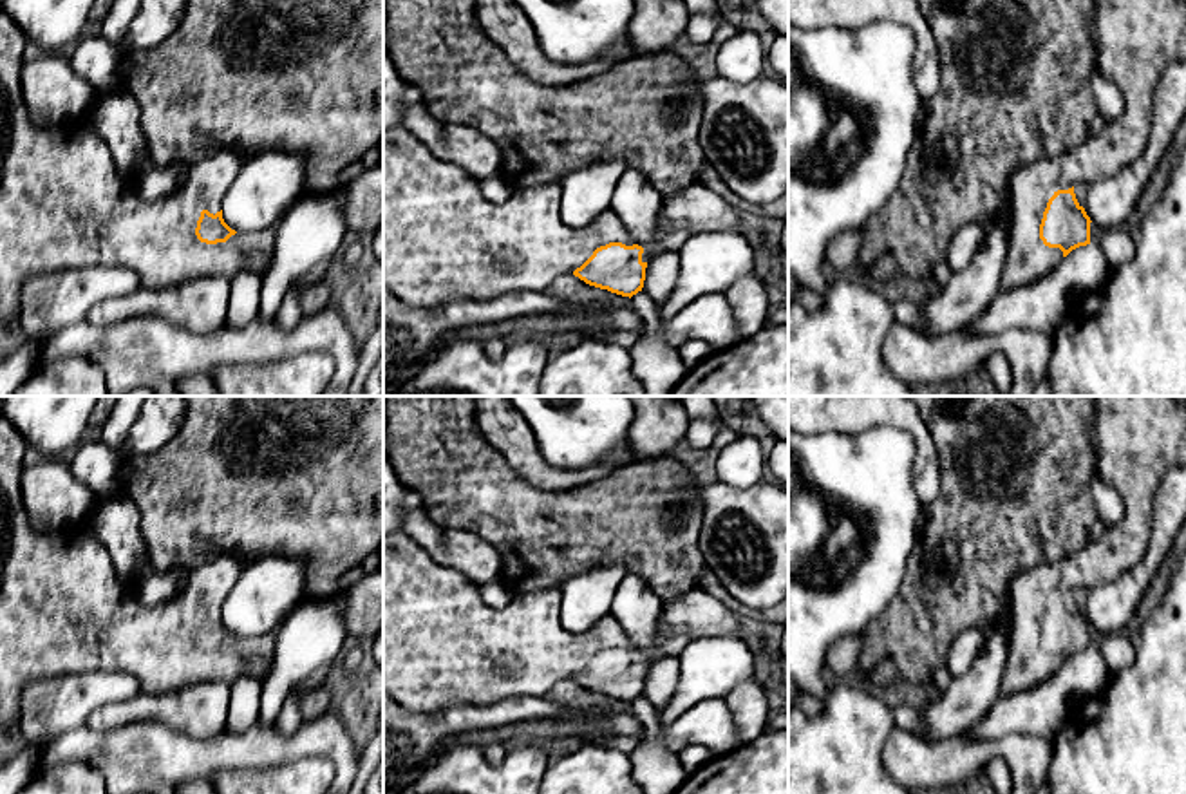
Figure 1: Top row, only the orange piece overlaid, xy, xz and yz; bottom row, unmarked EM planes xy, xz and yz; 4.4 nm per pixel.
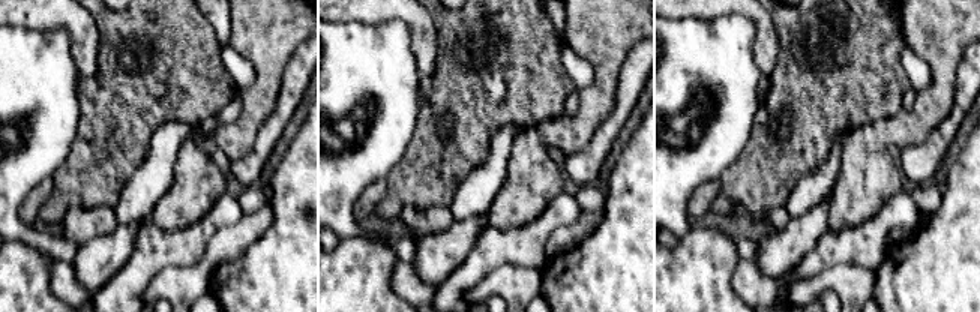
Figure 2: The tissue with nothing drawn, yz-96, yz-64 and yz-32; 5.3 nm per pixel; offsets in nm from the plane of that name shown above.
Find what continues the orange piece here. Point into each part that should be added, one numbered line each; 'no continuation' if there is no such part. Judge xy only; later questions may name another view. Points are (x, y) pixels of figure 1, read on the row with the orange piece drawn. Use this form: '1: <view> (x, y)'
1: xy (64, 205)

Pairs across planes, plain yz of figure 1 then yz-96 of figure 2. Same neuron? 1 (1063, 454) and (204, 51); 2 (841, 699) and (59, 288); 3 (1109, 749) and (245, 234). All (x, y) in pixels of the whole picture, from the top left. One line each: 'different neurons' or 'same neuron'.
1: same neuron
2: different neurons
3: different neurons

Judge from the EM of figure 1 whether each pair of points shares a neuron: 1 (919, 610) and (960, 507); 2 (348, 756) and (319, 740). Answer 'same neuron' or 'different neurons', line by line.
1: same neuron
2: same neuron

